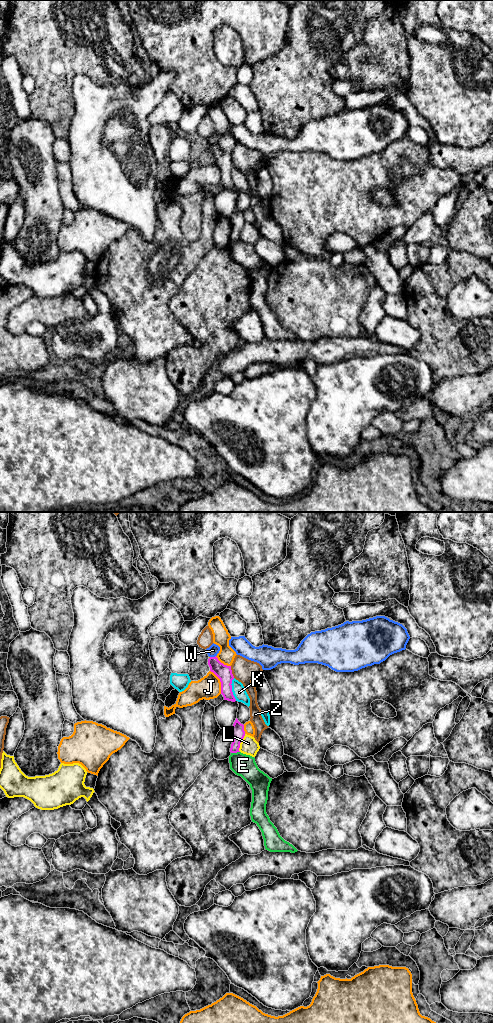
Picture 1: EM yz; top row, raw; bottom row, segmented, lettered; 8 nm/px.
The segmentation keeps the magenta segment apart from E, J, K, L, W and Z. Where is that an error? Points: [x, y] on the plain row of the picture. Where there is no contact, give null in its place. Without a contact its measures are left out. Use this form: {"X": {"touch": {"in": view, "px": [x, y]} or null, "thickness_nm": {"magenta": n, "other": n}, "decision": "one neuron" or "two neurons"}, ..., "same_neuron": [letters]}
{"E": {"touch": {"in": "yz", "px": [235, 240]}, "thickness_nm": {"magenta": 110, "other": 180}, "decision": "two neurons"}, "J": {"touch": {"in": "yz", "px": [220, 169]}, "thickness_nm": {"magenta": 120, "other": 190}, "decision": "two neurons"}, "K": {"touch": {"in": "yz", "px": [231, 177]}, "thickness_nm": {"magenta": 120, "other": 110}, "decision": "two neurons"}, "L": {"touch": {"in": "yz", "px": [240, 230]}, "thickness_nm": {"magenta": 110, "other": 140}, "decision": "two neurons"}, "W": {"touch": {"in": "yz", "px": [212, 145]}, "thickness_nm": {"magenta": 120, "other": 90}, "decision": "two neurons"}, "Z": {"touch": {"in": "yz", "px": [231, 160]}, "thickness_nm": {"magenta": 120, "other": 190}, "decision": "two neurons"}, "same_neuron": []}

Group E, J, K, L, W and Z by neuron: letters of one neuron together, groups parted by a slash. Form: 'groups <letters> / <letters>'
groups E / J / K / L W / Z

